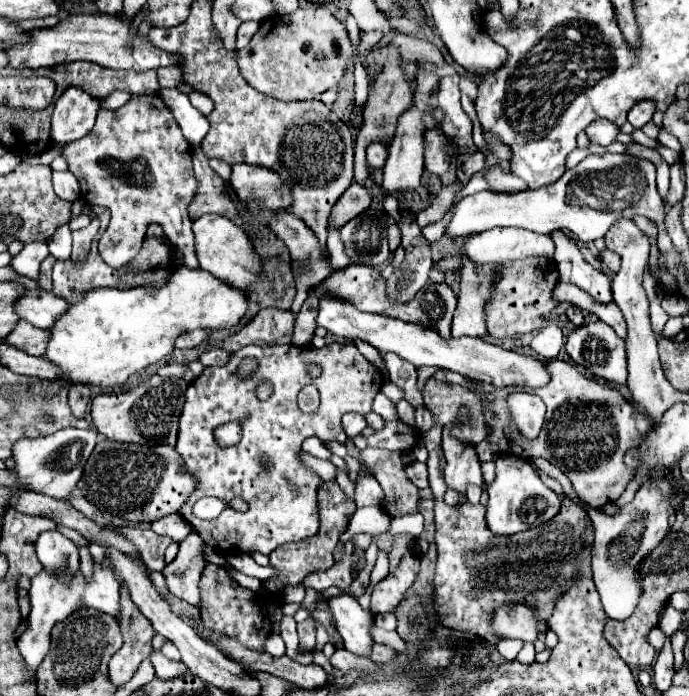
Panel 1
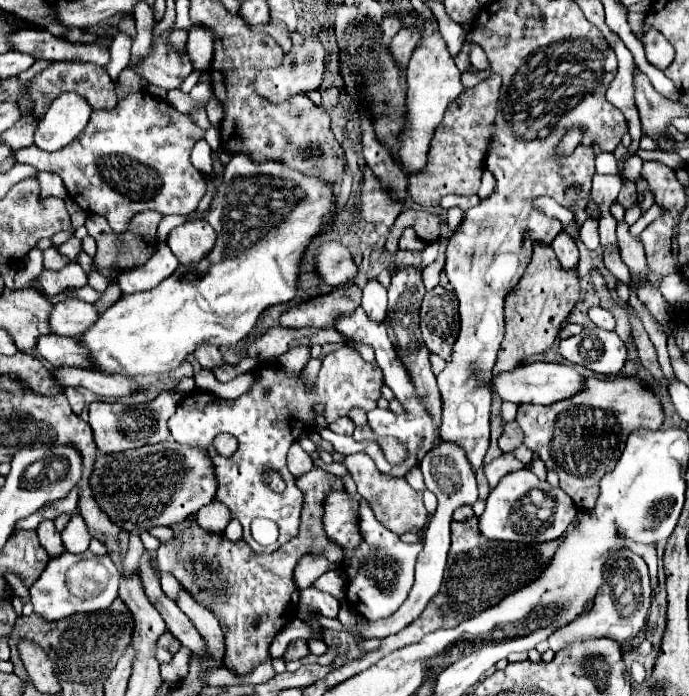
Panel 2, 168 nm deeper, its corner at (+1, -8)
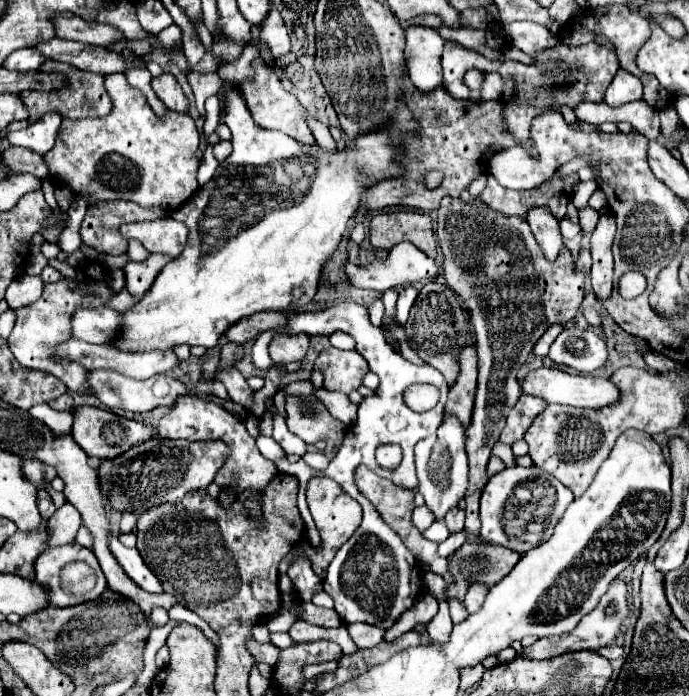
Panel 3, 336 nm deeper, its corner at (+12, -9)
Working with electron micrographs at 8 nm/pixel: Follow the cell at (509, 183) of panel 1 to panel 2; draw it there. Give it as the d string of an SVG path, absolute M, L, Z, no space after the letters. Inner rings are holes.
M485 169L483 171L483 177L481 177L481 187L479 187L479 191L477 191L477 197L489 197L491 193L493 193L493 189L495 189L495 179L491 177L491 173Z

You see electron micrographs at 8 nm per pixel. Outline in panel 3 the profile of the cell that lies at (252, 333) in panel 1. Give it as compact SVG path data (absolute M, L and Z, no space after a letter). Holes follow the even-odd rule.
M276 334L268 346L270 358L274 362L292 362L304 360L310 346L308 334Z

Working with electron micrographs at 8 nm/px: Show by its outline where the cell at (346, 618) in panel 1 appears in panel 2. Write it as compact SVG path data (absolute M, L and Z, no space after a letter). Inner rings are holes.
M315 585L307 587L301 591L301 601L311 605L311 609L325 613L325 617L337 617L339 613L339 601L335 597L331 597L325 591L319 591Z

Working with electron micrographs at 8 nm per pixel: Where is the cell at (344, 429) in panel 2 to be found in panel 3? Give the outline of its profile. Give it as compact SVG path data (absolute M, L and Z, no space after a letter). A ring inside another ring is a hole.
M288 398L286 412L286 424L290 432L300 436L306 444L324 440L324 454L331 461L344 439L346 424L332 418L326 406L316 398Z

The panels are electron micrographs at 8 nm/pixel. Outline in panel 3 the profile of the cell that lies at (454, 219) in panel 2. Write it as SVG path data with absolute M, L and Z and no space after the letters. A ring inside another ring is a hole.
M444 198L438 208L438 242L444 252L442 272L448 286L464 300L466 310L470 312L472 330L476 334L476 348L478 348L478 392L476 404L472 414L472 424L468 428L466 438L466 452L470 462L470 484L468 494L464 496L466 502L466 530L470 534L468 542L476 542L476 532L480 530L478 518L478 500L488 482L486 464L492 454L492 446L498 442L498 436L506 424L506 416L512 406L520 398L520 384L518 384L518 370L526 362L526 356L532 352L534 342L546 332L552 324L566 324L570 322L578 306L584 298L584 276L576 270L576 264L570 256L570 250L564 248L556 262L548 262L532 236L532 230L526 220L518 216L504 216L496 210L490 210L486 204L478 202L460 202L458 198Z

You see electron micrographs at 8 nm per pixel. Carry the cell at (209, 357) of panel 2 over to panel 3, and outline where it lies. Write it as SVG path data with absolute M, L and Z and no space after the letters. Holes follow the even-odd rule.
M232 368L232 370L216 370L214 372L214 378L220 380L226 386L232 402L242 404L242 406L248 406L250 404L254 392L248 388L244 376L236 368Z

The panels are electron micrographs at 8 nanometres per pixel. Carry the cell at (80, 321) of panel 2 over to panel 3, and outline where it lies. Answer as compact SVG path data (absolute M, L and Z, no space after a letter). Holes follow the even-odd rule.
M106 306L76 308L70 324L74 338L90 344L108 344L120 330L120 314Z

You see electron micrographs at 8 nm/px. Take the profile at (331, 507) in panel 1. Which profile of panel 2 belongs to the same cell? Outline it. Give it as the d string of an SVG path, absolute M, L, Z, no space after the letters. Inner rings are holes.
M311 469L309 473L301 475L295 479L295 485L303 491L303 509L301 509L301 525L299 525L299 535L289 541L287 545L279 547L277 551L265 555L265 553L255 553L245 541L229 541L223 533L211 533L205 531L197 525L195 515L171 525L175 531L173 541L161 541L157 549L157 565L161 573L171 573L181 587L191 593L191 597L207 607L221 623L221 629L225 633L225 667L231 669L235 675L247 675L251 673L261 661L269 659L269 645L275 639L275 635L289 623L289 619L295 619L297 613L297 603L299 603L299 589L293 581L293 569L297 561L307 555L307 553L323 553L329 561L343 561L343 551L337 545L331 545L327 541L327 535L323 533L323 493L335 485L337 489L343 489L343 481L335 475L325 473L323 469Z

